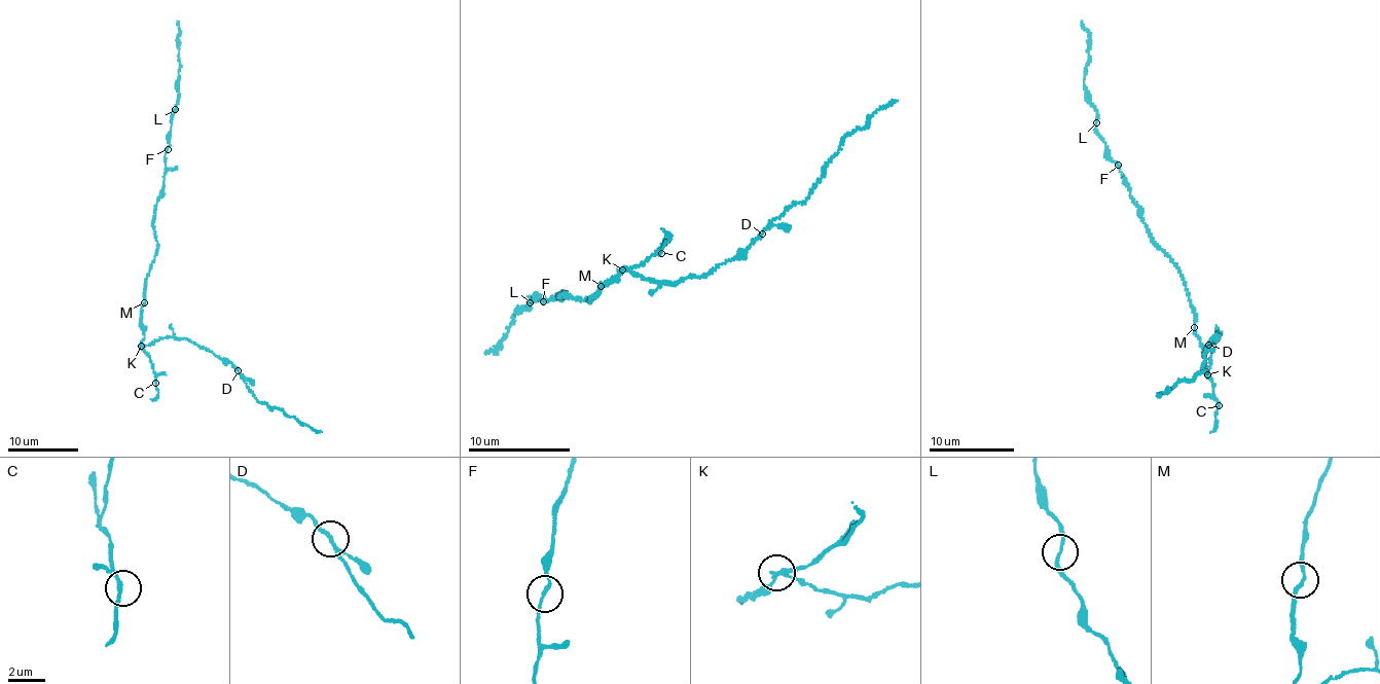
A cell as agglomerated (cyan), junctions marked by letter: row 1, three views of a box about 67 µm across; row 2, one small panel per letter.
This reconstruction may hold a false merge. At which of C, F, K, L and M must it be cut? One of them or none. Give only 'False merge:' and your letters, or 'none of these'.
False merge: K

